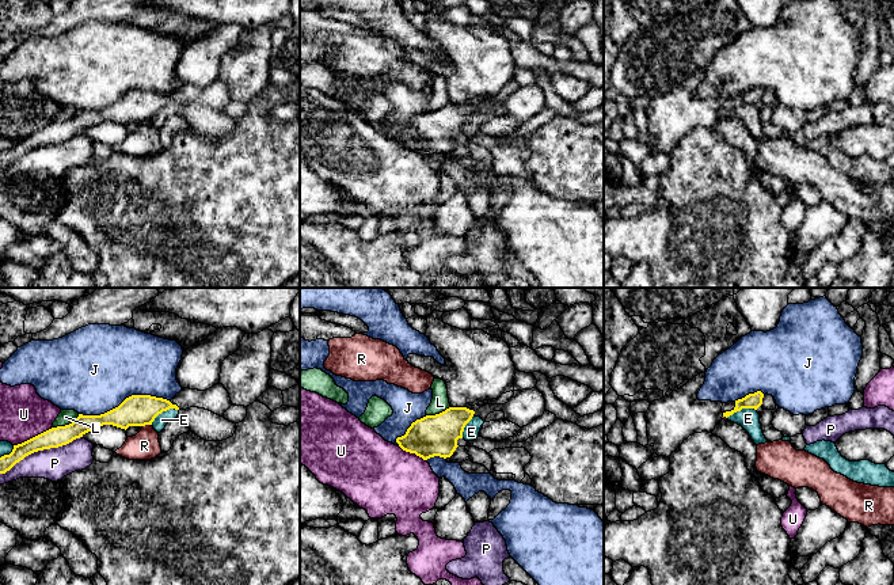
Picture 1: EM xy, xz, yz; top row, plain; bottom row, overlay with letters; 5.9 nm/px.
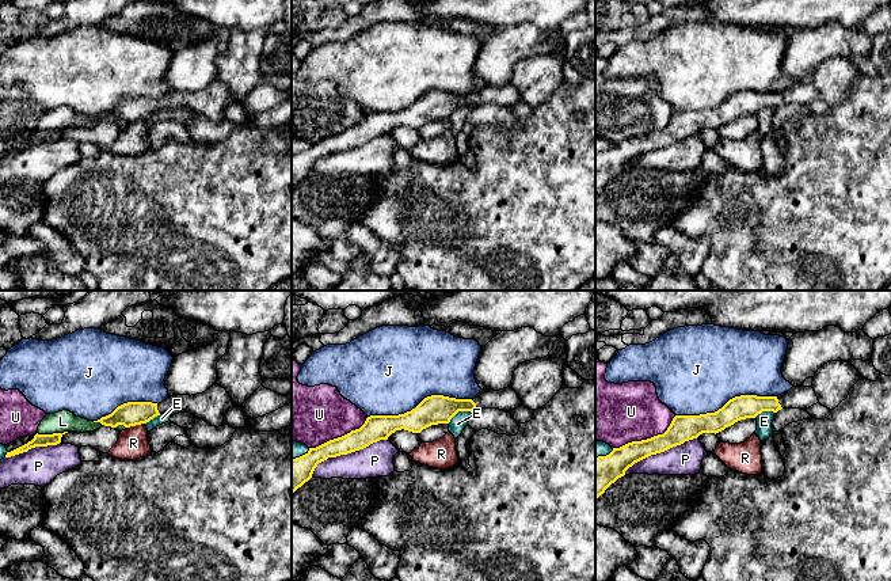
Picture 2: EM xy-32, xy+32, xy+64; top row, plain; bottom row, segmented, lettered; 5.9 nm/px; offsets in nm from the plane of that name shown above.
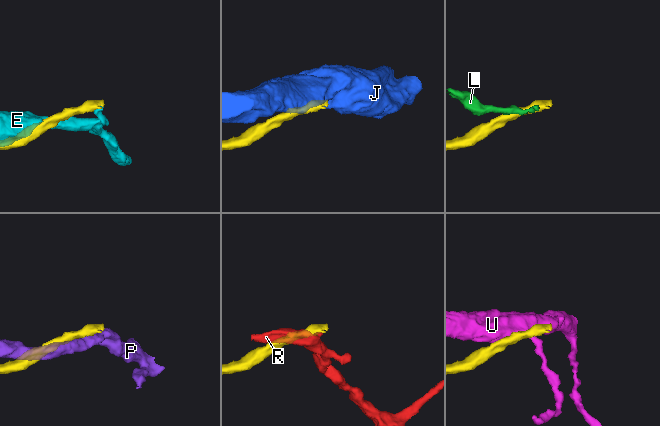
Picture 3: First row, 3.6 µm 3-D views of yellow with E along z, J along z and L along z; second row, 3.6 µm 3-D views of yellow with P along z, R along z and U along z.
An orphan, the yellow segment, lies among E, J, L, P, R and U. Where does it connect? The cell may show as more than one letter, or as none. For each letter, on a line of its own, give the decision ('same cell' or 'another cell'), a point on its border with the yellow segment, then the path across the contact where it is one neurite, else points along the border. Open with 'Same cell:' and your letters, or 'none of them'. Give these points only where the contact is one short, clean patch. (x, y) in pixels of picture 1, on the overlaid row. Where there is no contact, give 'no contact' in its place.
Same cell: none of them
E: another cell; contact xy (163, 410)
J: another cell; contact xy (125, 399)
L: another cell; contact xy (65, 425)
P: another cell; contact xy (41, 449)
R: another cell; contact xy (147, 424); border xy (151, 424), (143, 426)
U: another cell; contact xy (33, 437)

